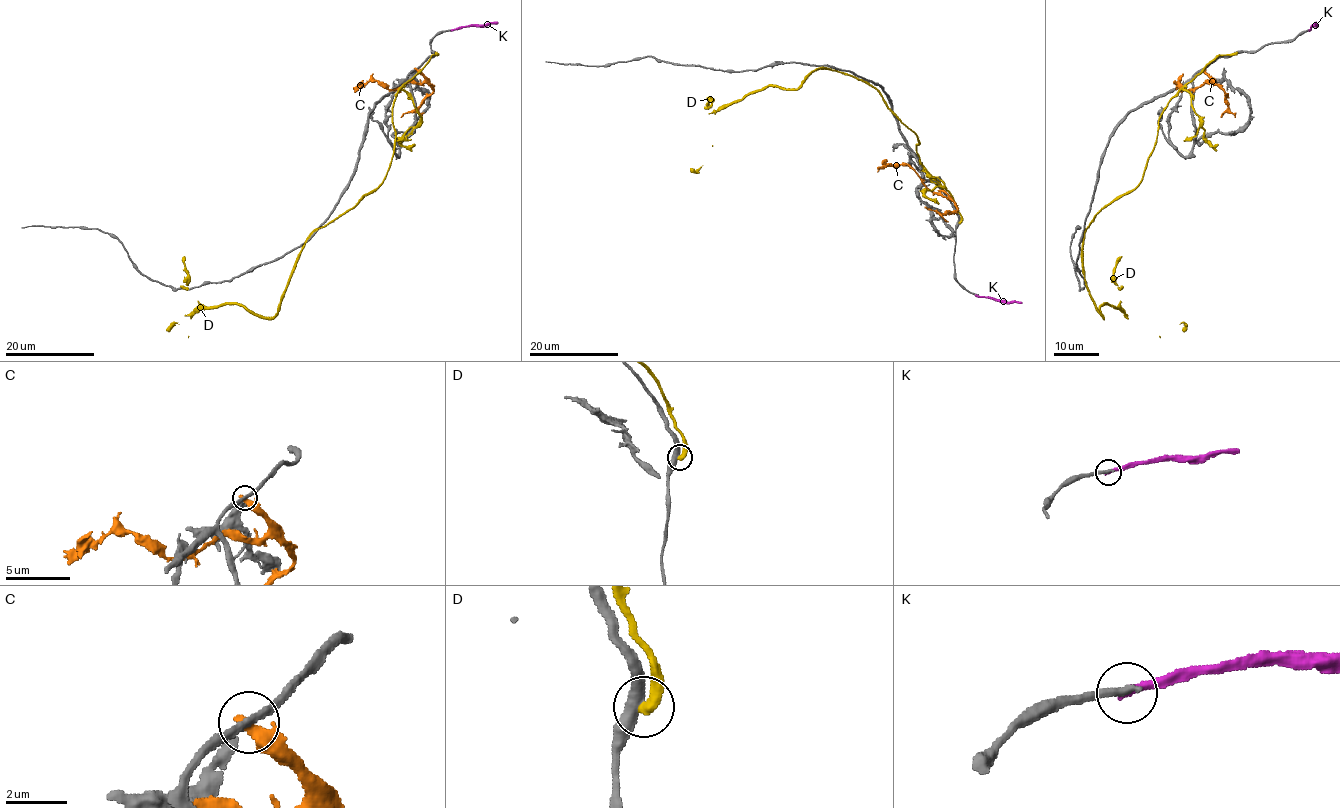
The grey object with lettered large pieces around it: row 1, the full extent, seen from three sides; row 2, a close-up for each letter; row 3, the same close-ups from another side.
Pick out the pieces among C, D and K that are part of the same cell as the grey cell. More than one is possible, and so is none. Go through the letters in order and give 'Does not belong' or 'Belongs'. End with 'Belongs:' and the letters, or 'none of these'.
C: Does not belong
D: Does not belong
K: Does not belong
Belongs: none of these

